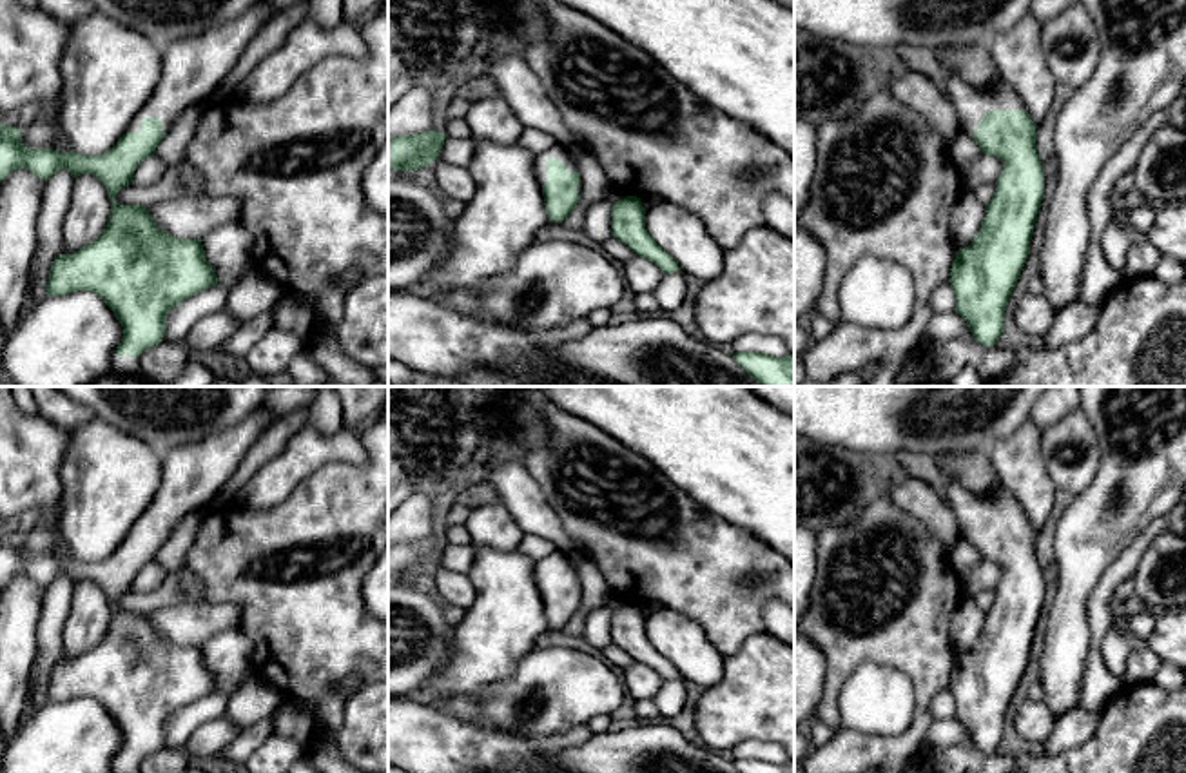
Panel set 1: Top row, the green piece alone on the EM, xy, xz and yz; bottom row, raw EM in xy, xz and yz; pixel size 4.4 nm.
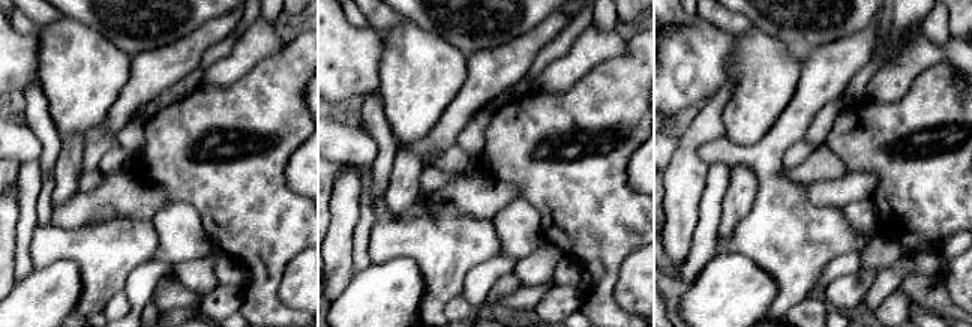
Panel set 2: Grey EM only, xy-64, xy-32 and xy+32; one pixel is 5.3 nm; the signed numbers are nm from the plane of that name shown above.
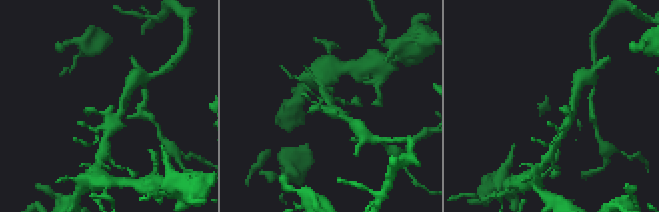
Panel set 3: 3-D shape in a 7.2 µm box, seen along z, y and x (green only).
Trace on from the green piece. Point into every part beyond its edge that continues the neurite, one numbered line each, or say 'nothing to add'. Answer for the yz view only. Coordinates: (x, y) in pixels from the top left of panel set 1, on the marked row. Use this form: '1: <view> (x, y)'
1: yz (972, 104)

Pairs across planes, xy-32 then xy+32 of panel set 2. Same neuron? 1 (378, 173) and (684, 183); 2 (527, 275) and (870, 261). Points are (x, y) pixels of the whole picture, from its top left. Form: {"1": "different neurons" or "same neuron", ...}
{"1": "different neurons", "2": "same neuron"}

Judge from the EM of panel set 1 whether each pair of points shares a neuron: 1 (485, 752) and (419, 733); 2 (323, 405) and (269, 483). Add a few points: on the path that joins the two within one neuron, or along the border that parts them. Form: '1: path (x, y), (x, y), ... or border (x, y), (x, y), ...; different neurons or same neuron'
1: path (468, 750), (436, 746); same neuron
2: border (309, 423), (323, 432), (334, 432), (341, 427); different neurons

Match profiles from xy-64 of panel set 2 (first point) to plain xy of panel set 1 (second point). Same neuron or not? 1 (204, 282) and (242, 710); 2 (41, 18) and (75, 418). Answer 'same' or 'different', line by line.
1: same
2: same

